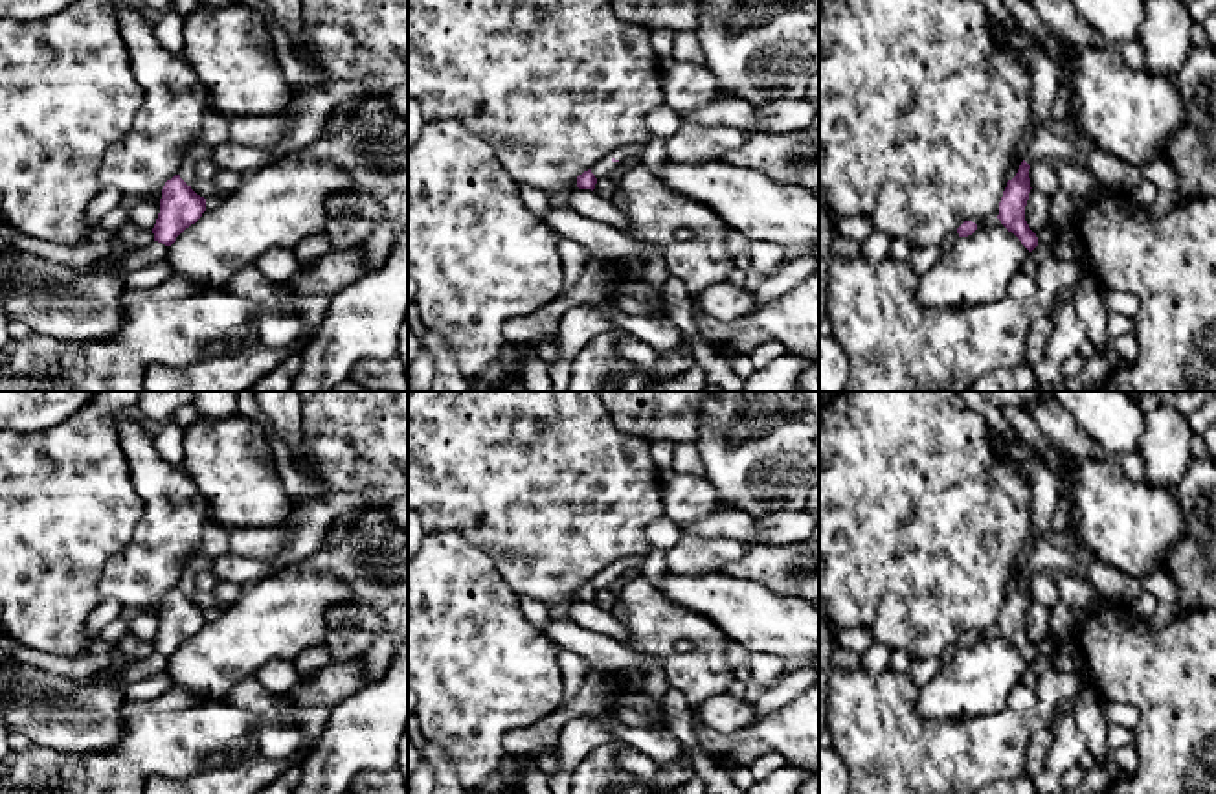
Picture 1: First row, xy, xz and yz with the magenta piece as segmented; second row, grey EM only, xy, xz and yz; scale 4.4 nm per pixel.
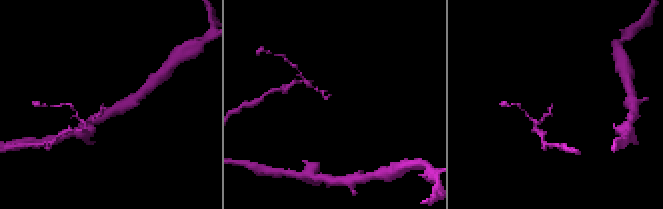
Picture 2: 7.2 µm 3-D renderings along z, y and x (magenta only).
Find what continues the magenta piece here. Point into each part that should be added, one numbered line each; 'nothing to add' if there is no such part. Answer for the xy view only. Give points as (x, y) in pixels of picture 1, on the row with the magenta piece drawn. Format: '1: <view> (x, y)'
nothing to add

